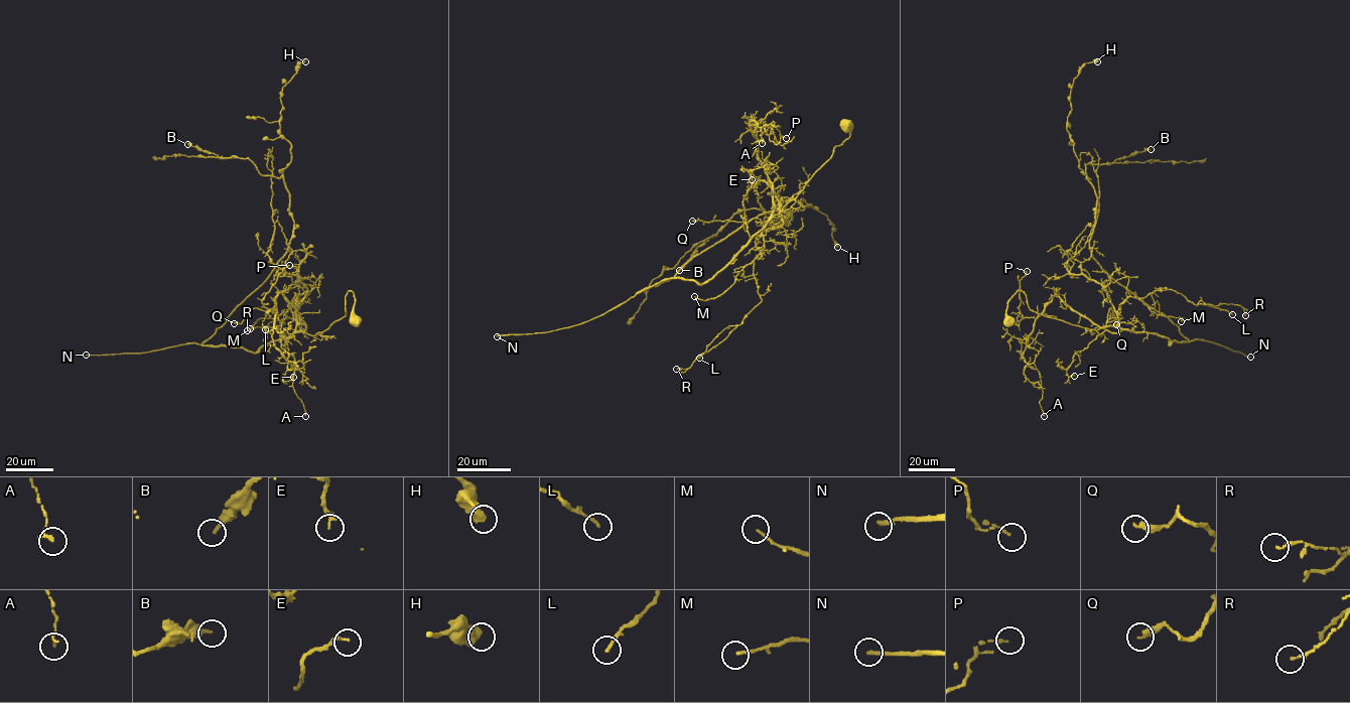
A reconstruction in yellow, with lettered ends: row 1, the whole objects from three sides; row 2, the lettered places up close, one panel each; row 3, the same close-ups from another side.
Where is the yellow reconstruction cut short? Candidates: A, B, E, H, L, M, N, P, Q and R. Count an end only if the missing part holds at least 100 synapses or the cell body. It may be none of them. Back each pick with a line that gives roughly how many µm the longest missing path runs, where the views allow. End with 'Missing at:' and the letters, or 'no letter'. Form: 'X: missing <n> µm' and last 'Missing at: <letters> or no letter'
N: missing 400 µm
Missing at: N

